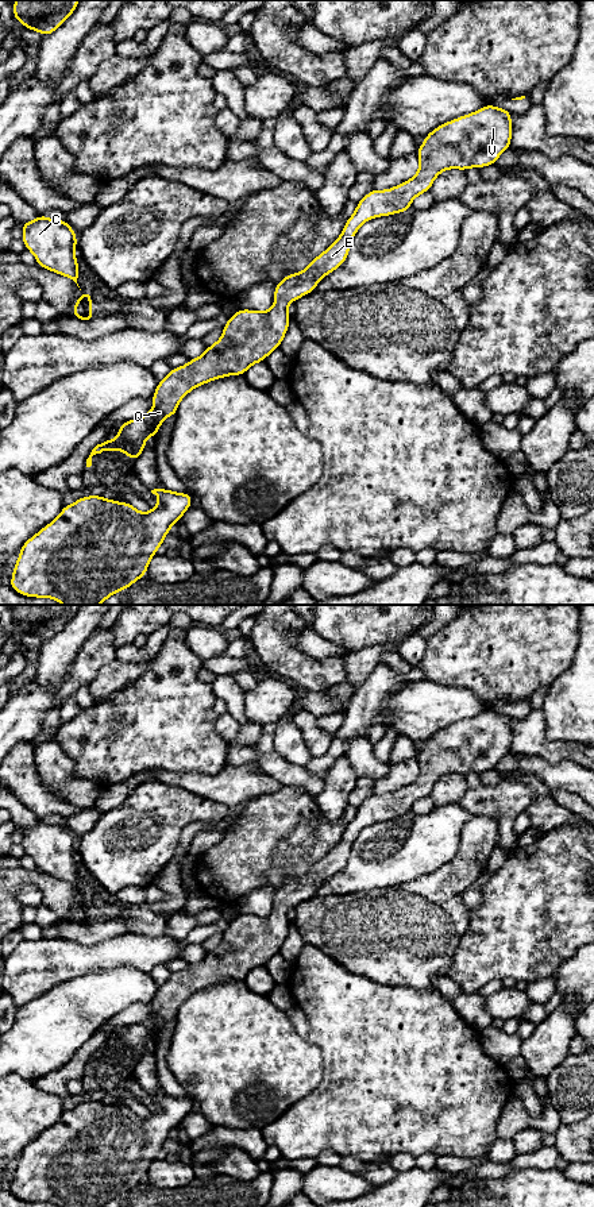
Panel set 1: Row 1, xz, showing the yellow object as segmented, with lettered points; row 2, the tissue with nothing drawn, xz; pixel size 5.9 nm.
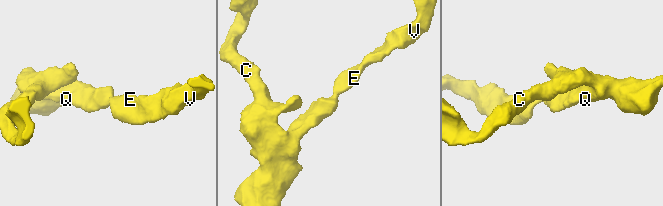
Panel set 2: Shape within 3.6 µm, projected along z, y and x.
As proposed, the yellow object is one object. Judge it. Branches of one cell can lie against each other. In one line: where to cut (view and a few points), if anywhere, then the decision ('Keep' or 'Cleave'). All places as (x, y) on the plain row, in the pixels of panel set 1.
No split. Keep

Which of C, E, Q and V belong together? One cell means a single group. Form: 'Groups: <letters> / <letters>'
Groups: C E Q V

